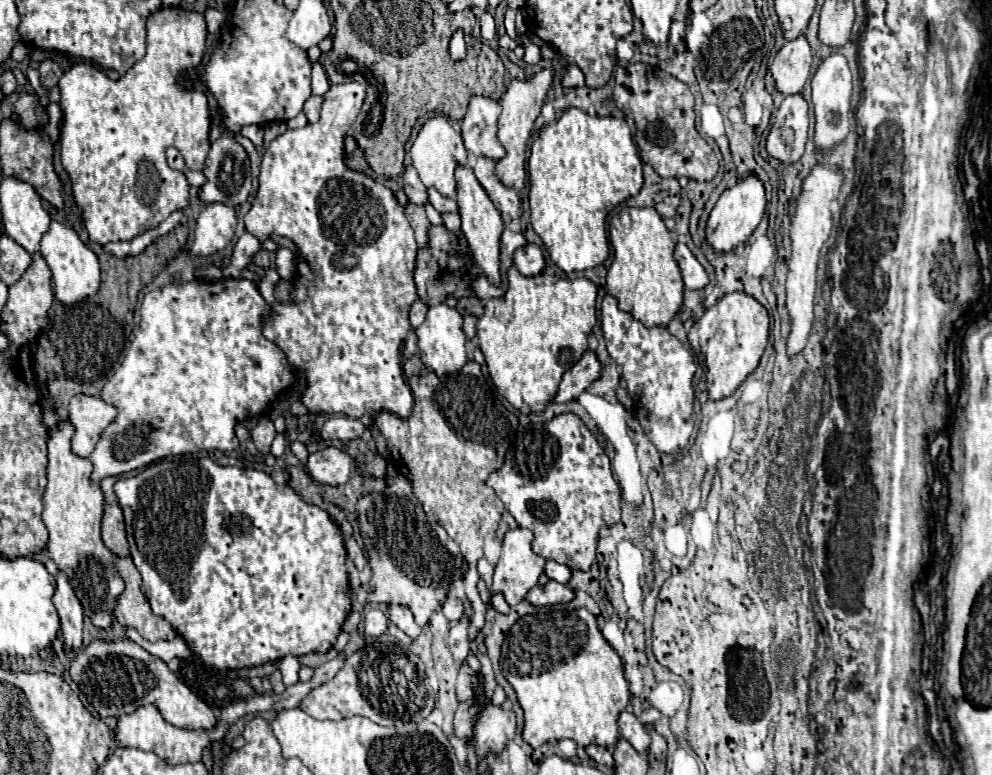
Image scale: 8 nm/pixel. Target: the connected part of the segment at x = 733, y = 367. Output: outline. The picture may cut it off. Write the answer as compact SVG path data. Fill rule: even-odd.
M728 293L716 301L694 323L688 333L688 343L702 357L706 393L710 401L730 397L738 385L758 367L758 361L768 343L768 311L746 293Z

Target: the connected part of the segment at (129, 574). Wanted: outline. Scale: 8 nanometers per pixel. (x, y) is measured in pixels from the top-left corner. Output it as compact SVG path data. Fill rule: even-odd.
M129 556L124 559L116 559L116 569L126 583L124 593L116 599L116 607L114 607L116 621L120 625L134 627L150 643L160 641L160 639L174 639L176 633L172 629L172 625L164 617L154 615L152 609L148 607L148 601L140 589L142 579L140 579L140 573L134 567L132 559Z

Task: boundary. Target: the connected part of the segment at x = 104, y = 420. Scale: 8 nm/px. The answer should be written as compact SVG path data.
M74 395L68 405L68 419L76 427L72 451L80 457L90 457L102 431L116 419L118 409L94 395Z

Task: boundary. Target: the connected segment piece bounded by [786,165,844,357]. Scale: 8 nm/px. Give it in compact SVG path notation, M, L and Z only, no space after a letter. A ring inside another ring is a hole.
M816 165L802 183L802 195L798 197L796 213L792 217L792 235L790 235L792 237L792 259L790 259L790 271L788 271L788 281L786 281L786 309L790 315L790 323L792 323L790 335L786 341L788 357L796 357L806 347L806 341L814 325L816 263L818 263L818 253L832 229L832 215L828 207L830 207L830 201L836 199L842 181L844 177L838 169Z

